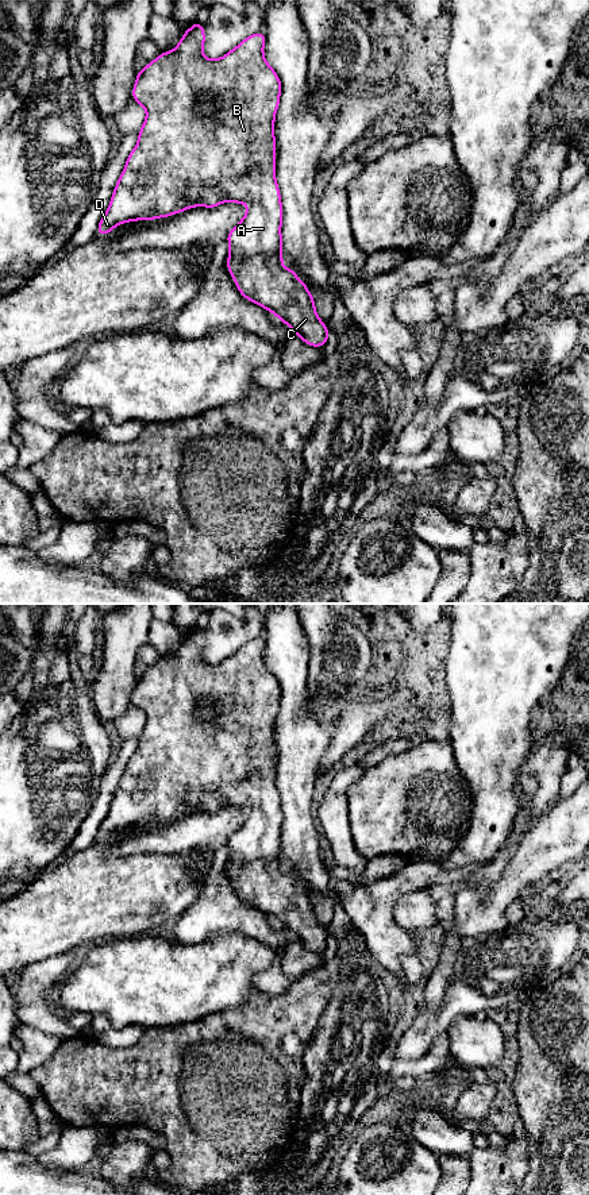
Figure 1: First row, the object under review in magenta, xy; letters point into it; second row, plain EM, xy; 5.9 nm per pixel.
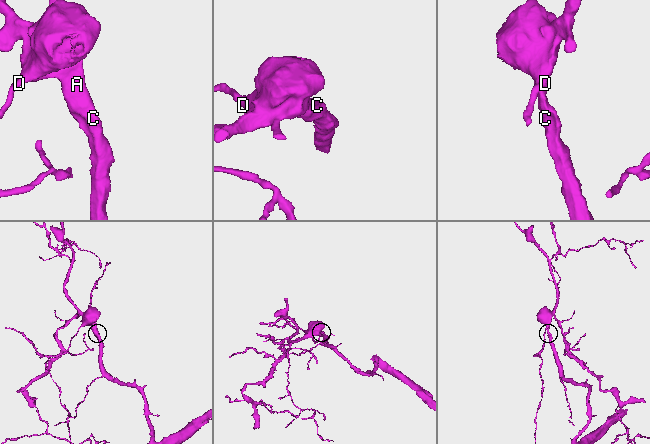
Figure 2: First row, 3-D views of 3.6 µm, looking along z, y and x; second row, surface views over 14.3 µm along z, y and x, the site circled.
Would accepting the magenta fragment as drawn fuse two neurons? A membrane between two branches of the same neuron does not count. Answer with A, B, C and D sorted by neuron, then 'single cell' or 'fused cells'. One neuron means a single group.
A B C D; single cell

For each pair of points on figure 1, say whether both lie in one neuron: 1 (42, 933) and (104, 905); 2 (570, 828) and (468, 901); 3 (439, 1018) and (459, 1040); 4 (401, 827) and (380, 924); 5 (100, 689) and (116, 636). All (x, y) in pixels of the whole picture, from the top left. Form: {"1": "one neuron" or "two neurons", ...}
{"1": "one neuron", "2": "one neuron", "3": "two neurons", "4": "two neurons", "5": "one neuron"}

